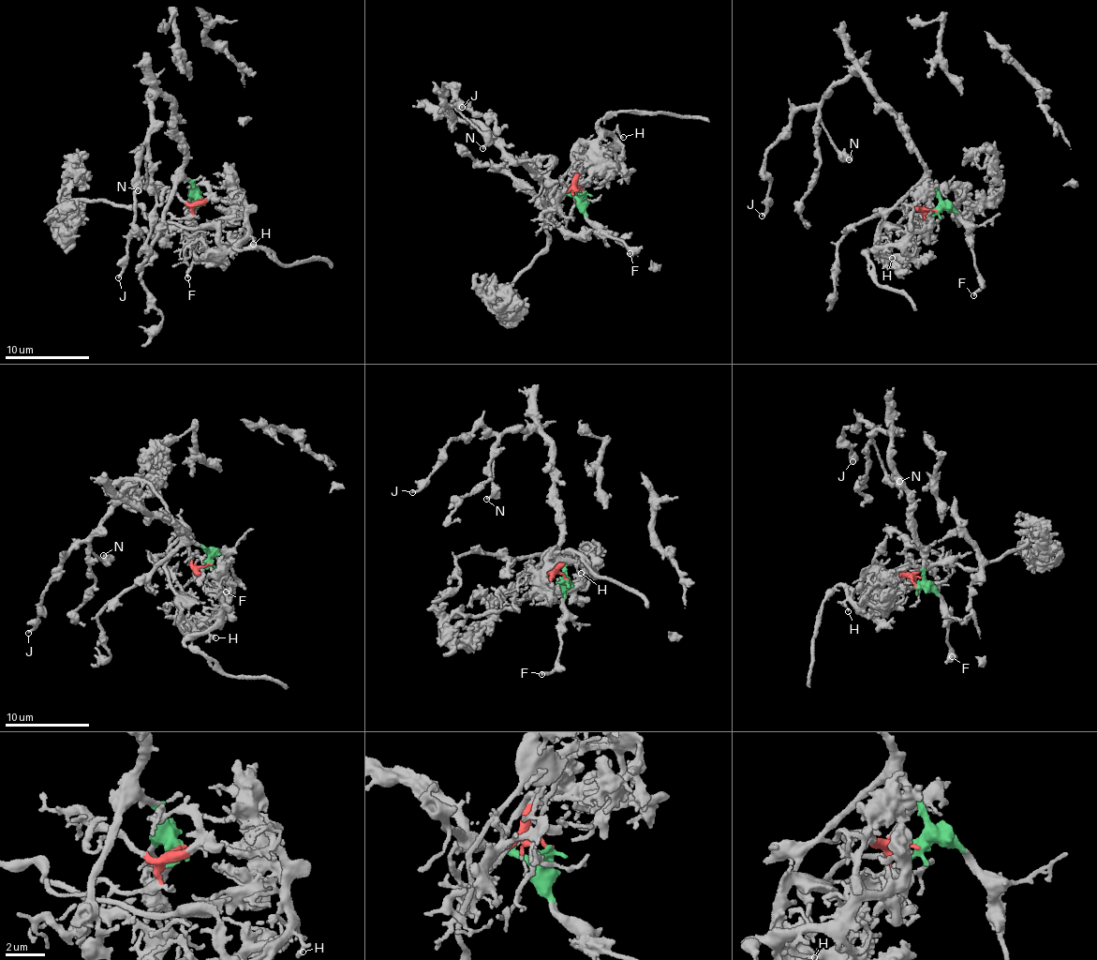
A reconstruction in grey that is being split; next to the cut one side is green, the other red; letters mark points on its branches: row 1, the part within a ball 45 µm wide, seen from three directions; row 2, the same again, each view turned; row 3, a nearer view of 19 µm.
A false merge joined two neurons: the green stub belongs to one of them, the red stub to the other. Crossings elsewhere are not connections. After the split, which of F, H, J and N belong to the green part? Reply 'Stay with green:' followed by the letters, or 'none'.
Stay with green: F, J, N

